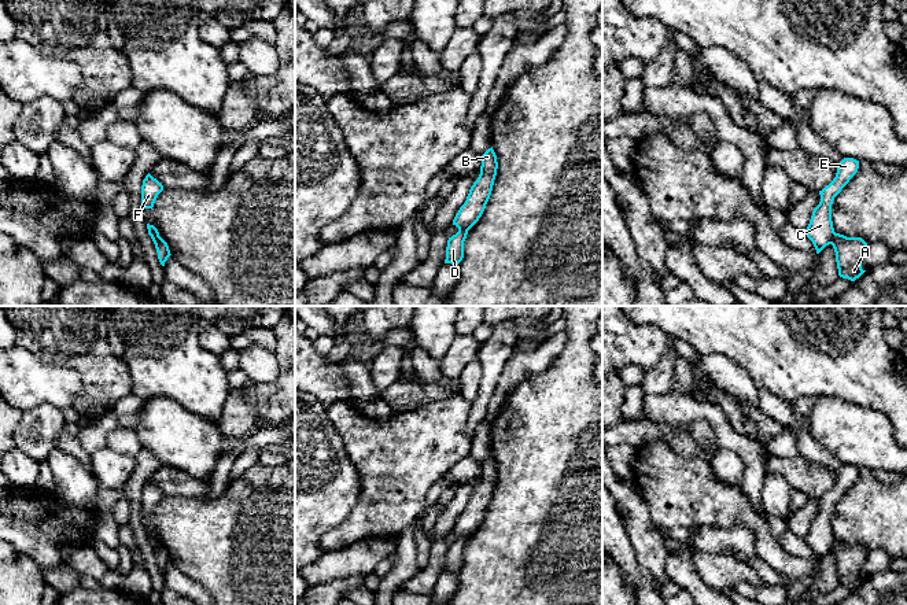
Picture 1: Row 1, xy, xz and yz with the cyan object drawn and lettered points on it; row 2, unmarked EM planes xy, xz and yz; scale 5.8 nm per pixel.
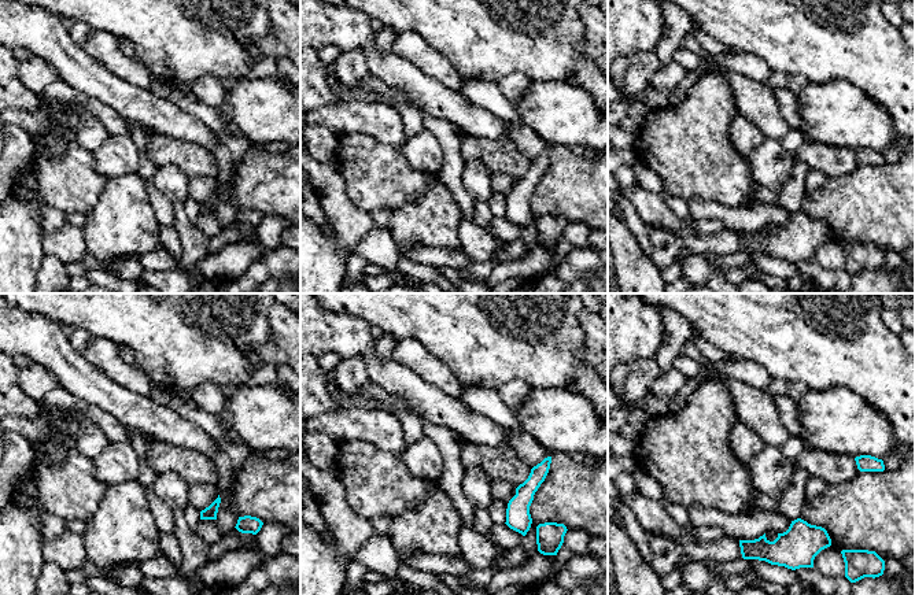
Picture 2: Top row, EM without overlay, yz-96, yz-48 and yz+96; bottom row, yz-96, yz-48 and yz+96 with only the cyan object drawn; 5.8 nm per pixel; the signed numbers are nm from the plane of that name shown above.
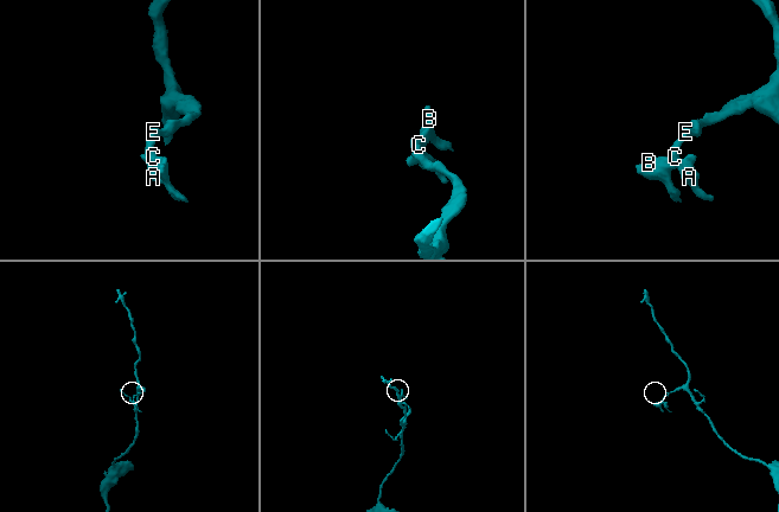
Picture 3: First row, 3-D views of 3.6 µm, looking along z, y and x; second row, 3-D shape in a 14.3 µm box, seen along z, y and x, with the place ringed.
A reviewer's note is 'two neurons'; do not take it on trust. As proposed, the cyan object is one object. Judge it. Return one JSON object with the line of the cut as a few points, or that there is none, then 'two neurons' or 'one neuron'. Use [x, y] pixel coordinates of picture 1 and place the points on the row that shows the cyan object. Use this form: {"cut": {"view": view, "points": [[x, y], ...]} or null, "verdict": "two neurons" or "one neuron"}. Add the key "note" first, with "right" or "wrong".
{"note": "right", "cut": {"view": "xz", "points": [[468, 228], [458, 231]]}, "verdict": "two neurons"}

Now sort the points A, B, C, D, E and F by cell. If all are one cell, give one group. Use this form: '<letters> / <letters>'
A D / B C E F

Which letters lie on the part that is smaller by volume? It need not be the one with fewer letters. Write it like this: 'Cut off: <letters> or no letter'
Cut off: A, D

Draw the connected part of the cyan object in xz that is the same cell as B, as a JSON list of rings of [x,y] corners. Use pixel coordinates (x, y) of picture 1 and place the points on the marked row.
[[[488,148],[482,156],[480,174],[469,189],[465,203],[460,207],[453,220],[453,225],[461,229],[471,229],[482,217],[490,199],[497,176],[497,155]]]

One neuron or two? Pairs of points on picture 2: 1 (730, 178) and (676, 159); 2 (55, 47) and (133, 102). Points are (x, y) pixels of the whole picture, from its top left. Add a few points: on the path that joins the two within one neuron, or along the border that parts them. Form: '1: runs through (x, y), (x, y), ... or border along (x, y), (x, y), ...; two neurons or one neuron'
1: runs through (716, 173), (700, 161), (690, 159); one neuron
2: runs through (74, 65), (84, 74), (114, 92); one neuron

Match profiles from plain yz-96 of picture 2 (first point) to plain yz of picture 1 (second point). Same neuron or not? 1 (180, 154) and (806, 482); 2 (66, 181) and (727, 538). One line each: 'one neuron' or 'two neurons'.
1: one neuron
2: two neurons

